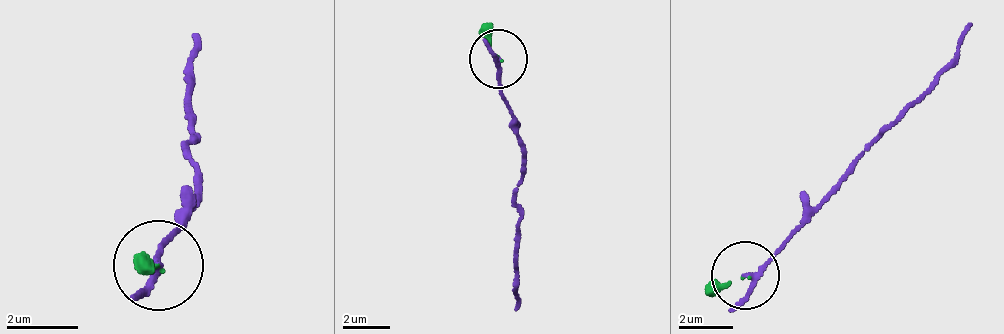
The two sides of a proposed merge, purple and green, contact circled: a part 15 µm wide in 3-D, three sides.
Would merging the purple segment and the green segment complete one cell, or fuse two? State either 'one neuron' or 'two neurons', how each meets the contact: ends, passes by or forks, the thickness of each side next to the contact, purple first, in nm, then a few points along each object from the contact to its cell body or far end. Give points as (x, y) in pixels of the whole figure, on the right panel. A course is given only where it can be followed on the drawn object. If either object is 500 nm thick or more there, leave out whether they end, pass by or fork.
one neuron | purple passes by | green ends | 160/100 nm | purple via (744, 273), (770, 255), (883, 133), (973, 23) | green via (744, 273), (707, 297)

